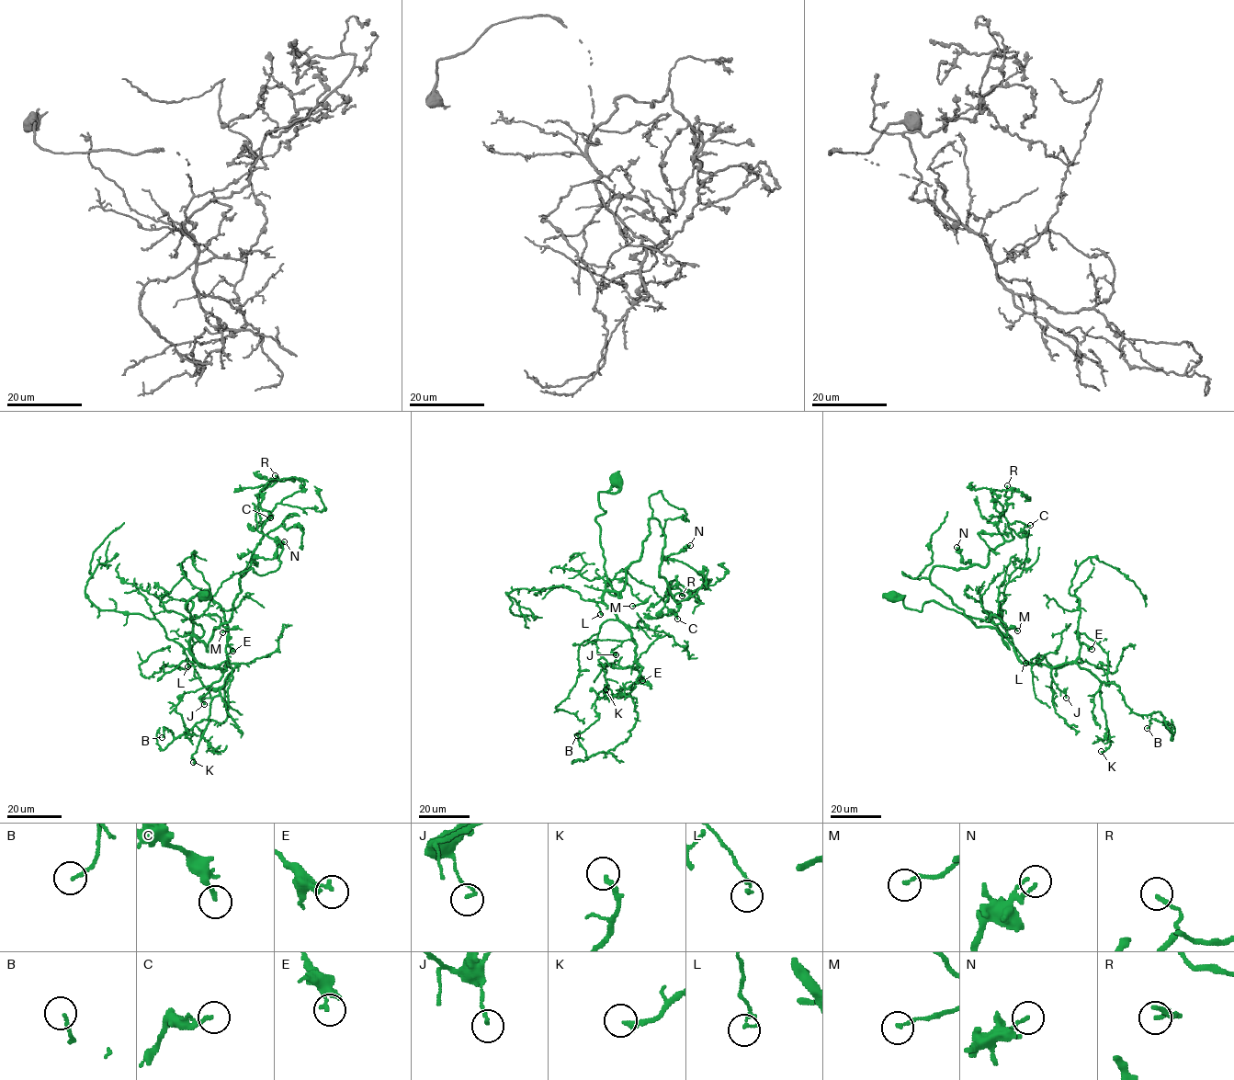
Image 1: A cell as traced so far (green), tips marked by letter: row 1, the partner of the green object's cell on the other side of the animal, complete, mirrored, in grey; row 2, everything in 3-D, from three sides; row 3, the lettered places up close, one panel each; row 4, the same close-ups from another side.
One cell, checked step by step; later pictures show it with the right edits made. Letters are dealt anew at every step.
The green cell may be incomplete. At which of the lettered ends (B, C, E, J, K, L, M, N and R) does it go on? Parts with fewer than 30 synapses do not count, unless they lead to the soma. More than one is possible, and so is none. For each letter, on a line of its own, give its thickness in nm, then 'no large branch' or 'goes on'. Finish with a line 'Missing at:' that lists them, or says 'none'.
B: calibre 130 nm; no large branch
C: calibre 160 nm; no large branch
E: calibre 140 nm; no large branch
J: calibre 140 nm; no large branch
K: calibre 240 nm; goes on
L: calibre 180 nm; no large branch
M: calibre 150 nm; no large branch
N: calibre 140 nm; no large branch
R: calibre 160 nm; no large branch
Missing at: K

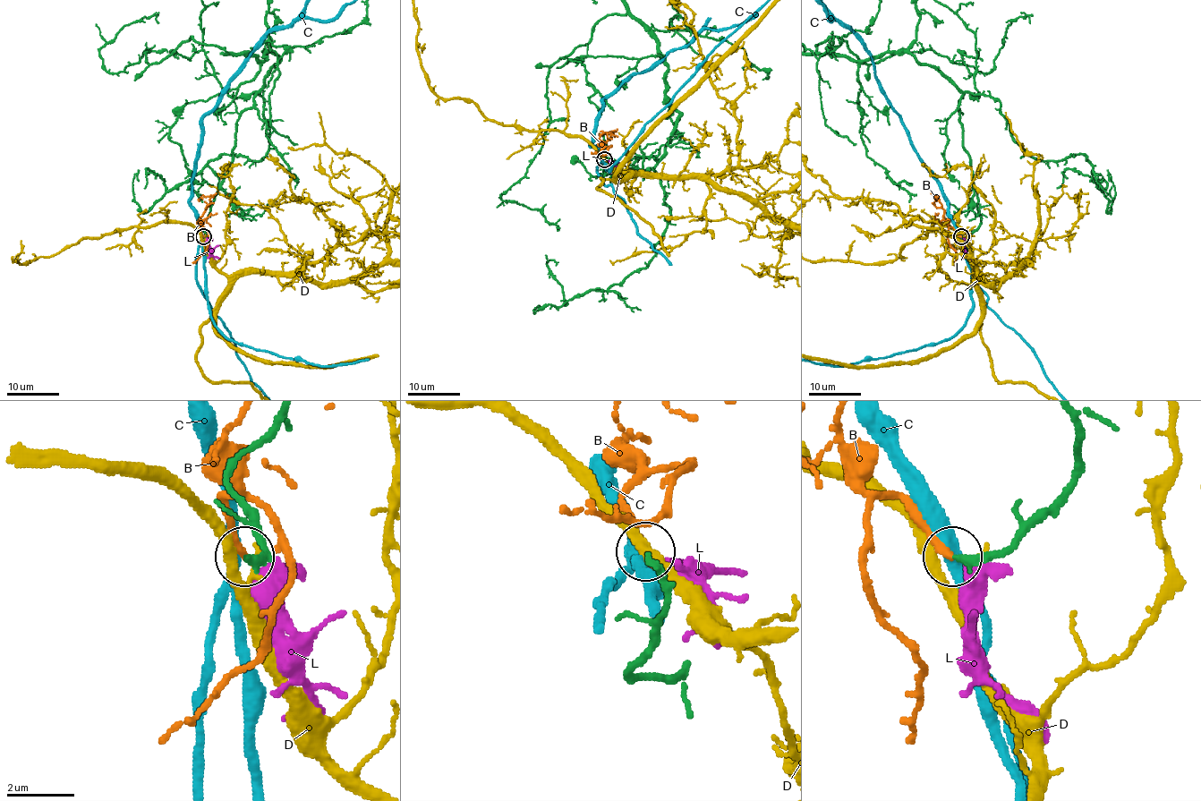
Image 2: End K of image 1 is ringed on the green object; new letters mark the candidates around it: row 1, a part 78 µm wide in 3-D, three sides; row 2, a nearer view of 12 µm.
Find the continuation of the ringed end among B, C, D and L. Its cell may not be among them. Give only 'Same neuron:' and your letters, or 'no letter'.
Same neuron: B

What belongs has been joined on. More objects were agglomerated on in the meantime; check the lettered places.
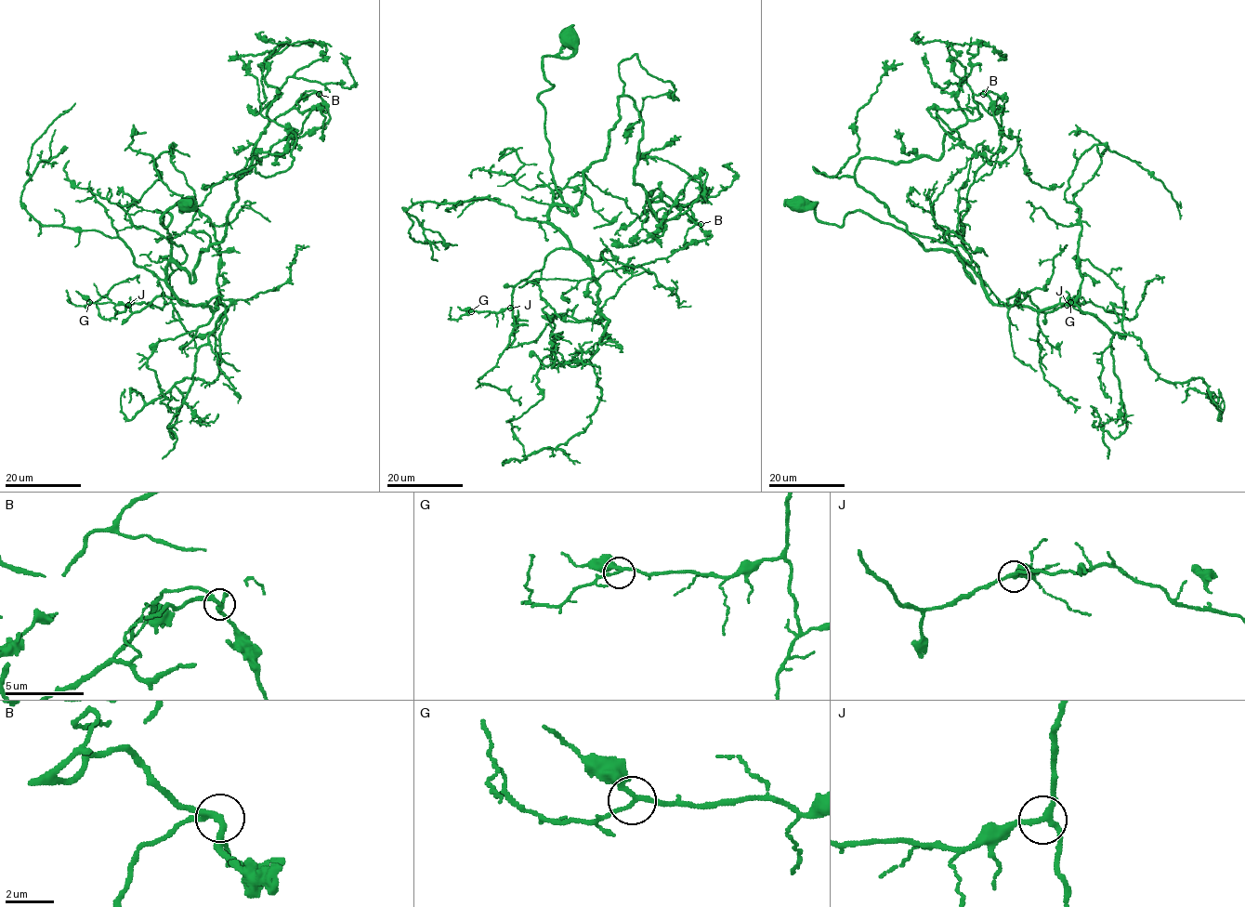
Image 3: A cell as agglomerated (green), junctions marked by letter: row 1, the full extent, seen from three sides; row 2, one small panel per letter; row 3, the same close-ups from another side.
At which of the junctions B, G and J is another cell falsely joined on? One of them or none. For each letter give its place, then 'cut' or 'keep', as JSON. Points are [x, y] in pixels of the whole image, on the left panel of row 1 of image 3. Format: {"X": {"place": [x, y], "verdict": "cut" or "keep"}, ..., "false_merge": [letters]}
{"B": {"place": [319, 94], "verdict": "keep"}, "G": {"place": [89, 302], "verdict": "keep"}, "J": {"place": [128, 305], "verdict": "keep"}, "false_merge": []}

